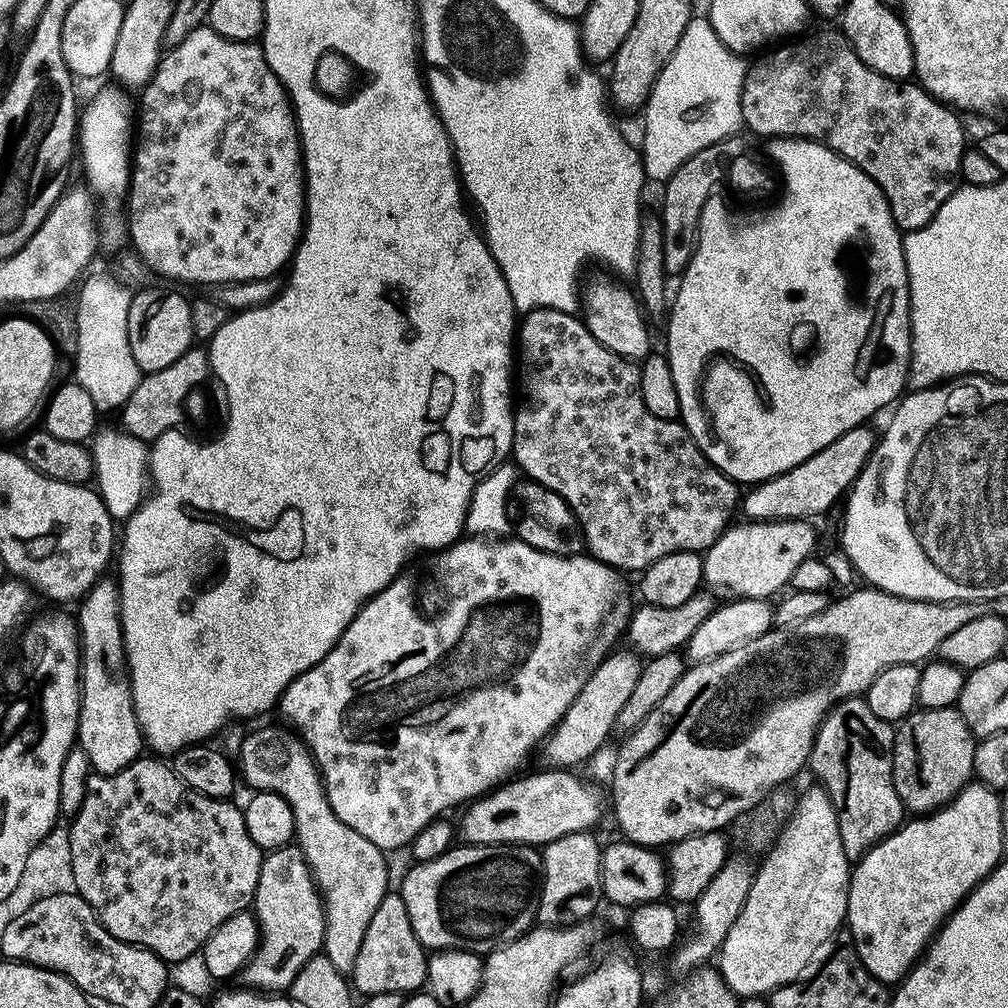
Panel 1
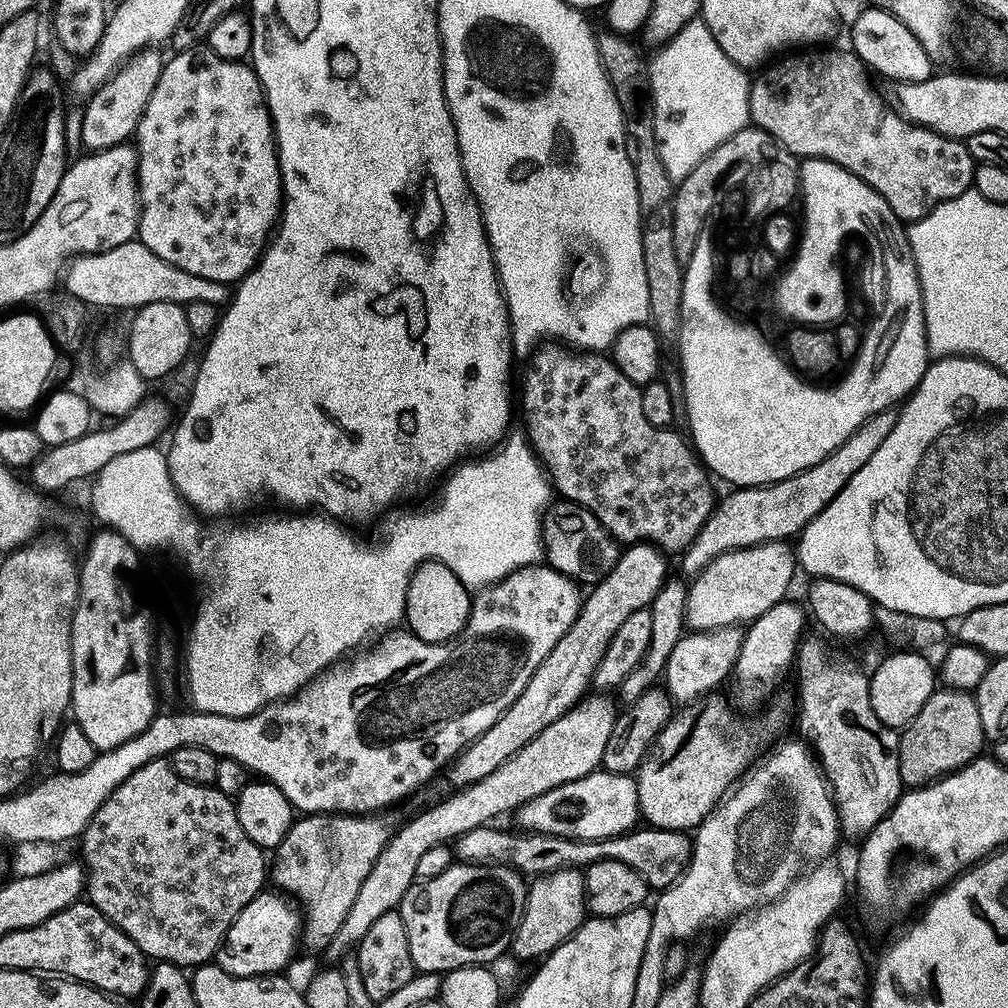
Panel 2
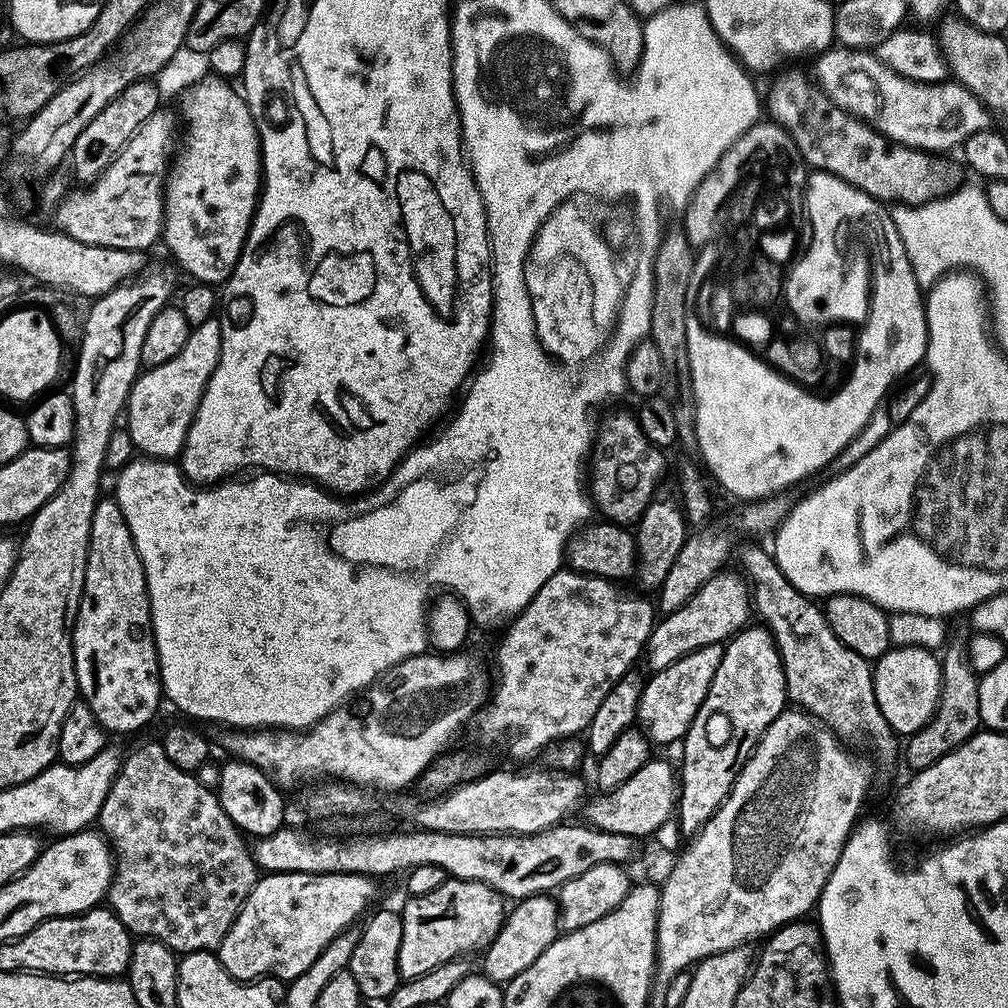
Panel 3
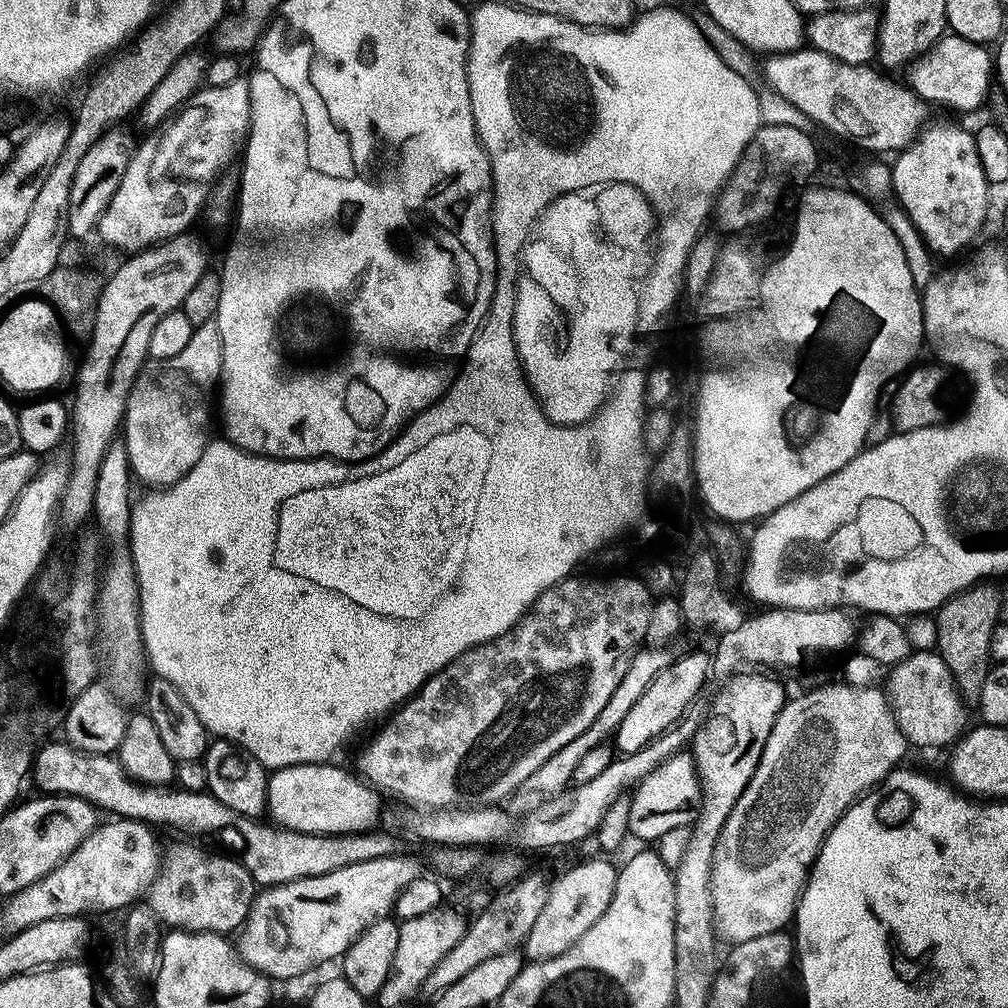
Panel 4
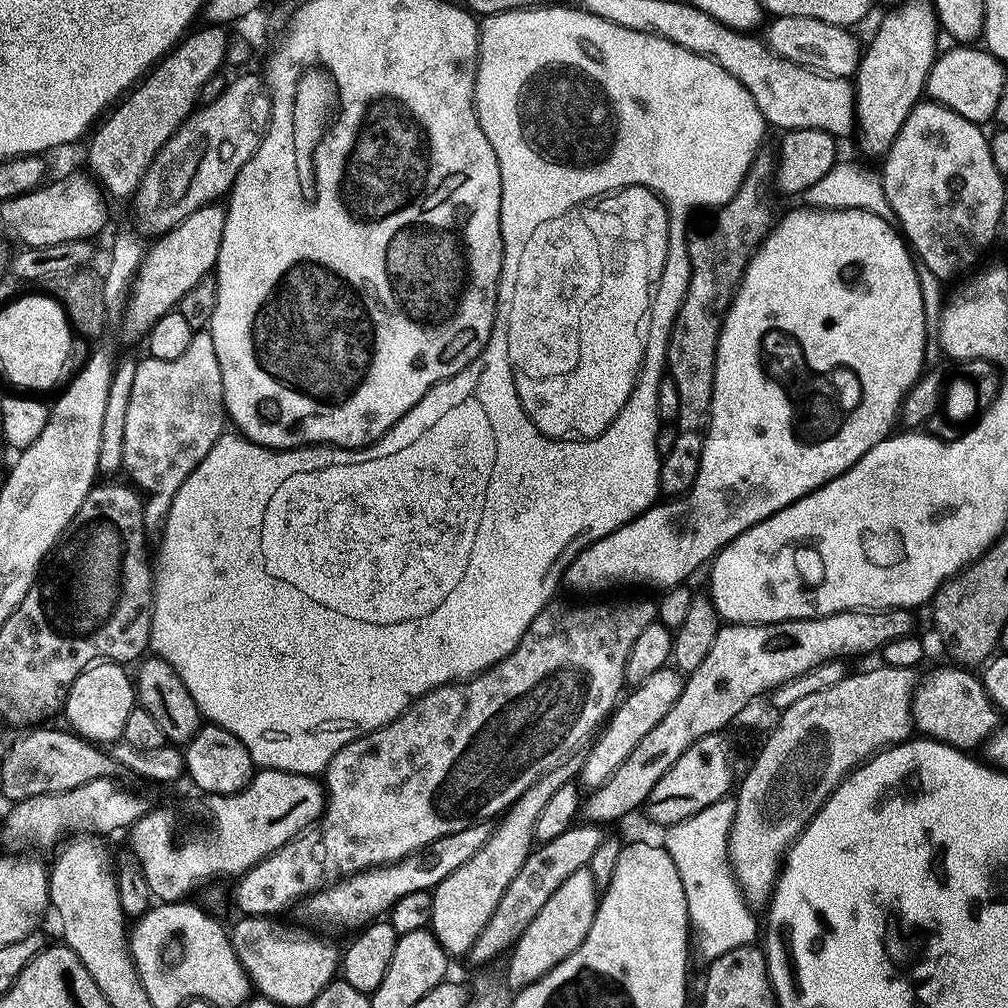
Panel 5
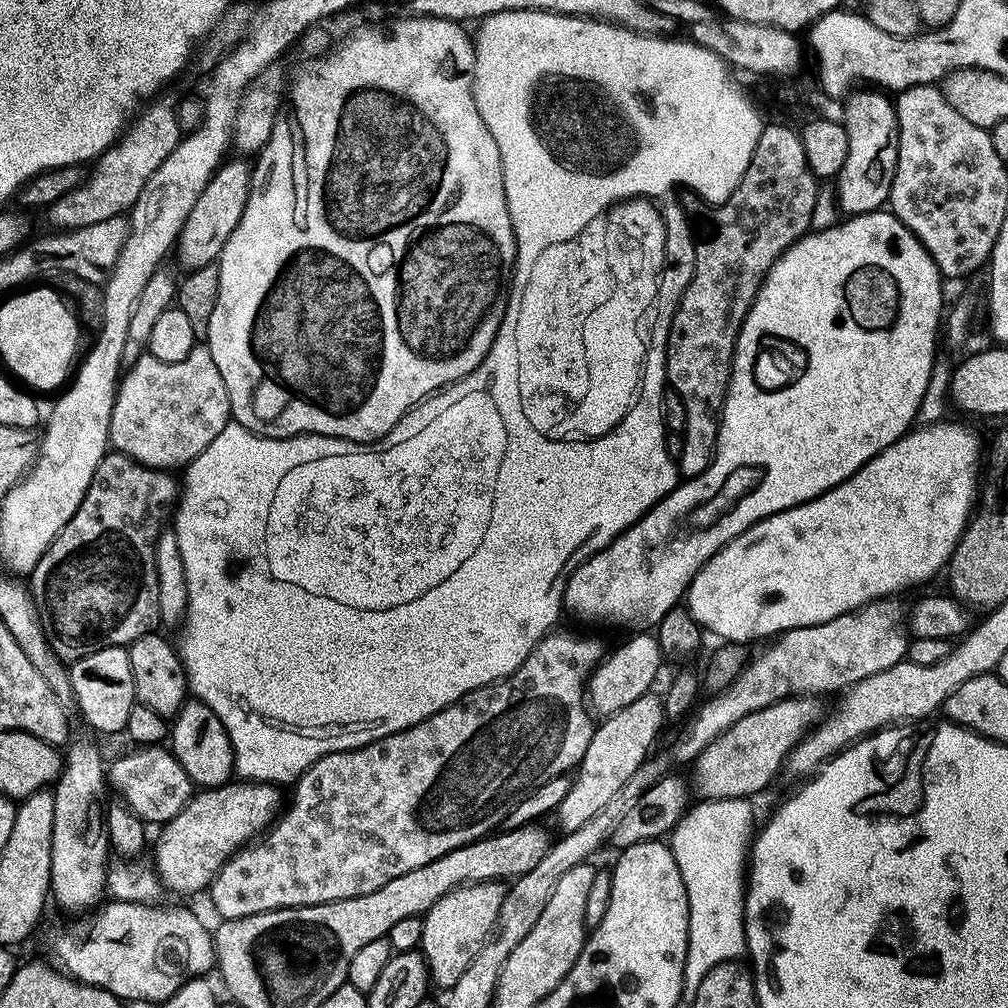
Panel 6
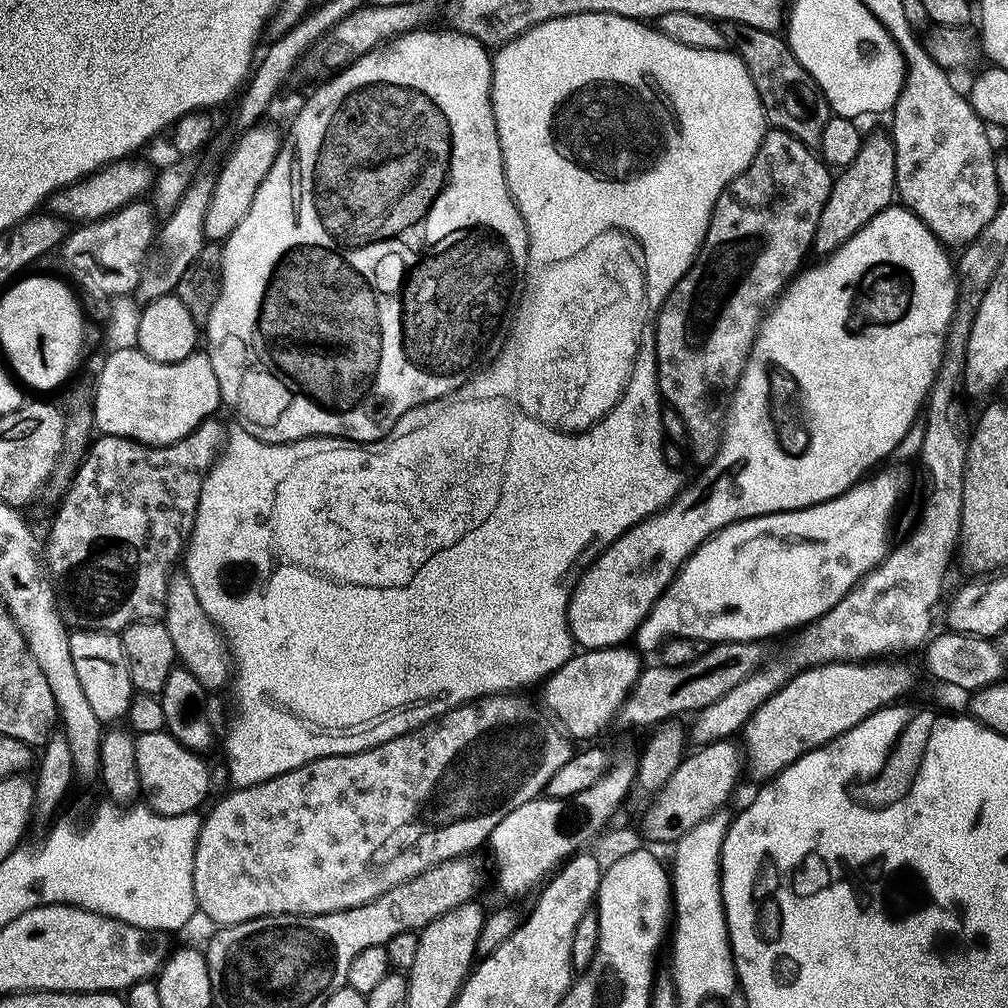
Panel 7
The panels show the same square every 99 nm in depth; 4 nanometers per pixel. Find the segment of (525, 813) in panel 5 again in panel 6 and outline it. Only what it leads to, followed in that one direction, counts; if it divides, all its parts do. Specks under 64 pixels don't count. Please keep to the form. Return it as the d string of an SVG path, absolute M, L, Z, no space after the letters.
M488 880L484 884L461 884L459 888L450 890L422 919L422 938L420 948L424 961L428 964L428 975L431 983L443 990L451 990L454 982L462 978L462 973L470 962L474 962L474 954L482 950L496 927L496 919L502 910L504 893L503 883Z

